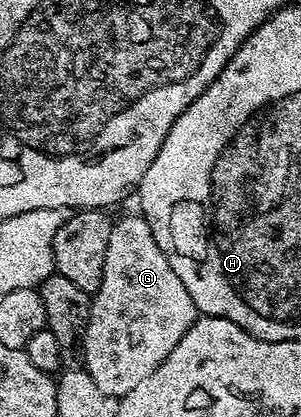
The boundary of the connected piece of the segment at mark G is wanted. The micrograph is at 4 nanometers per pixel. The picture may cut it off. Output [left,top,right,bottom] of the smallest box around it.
[84,213,196,397]

